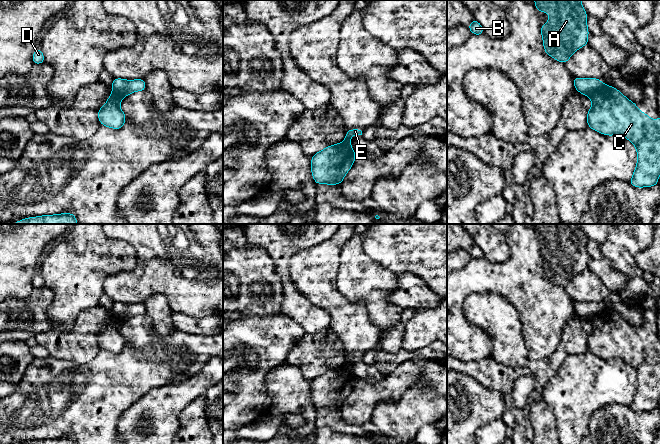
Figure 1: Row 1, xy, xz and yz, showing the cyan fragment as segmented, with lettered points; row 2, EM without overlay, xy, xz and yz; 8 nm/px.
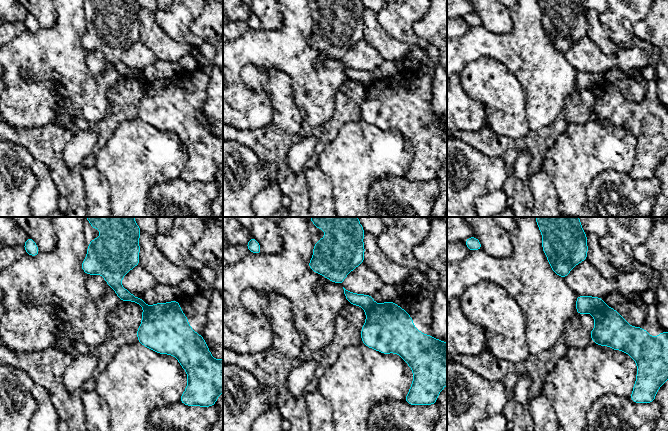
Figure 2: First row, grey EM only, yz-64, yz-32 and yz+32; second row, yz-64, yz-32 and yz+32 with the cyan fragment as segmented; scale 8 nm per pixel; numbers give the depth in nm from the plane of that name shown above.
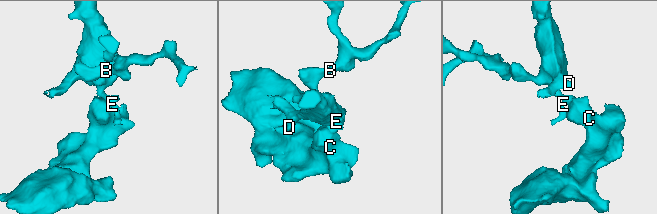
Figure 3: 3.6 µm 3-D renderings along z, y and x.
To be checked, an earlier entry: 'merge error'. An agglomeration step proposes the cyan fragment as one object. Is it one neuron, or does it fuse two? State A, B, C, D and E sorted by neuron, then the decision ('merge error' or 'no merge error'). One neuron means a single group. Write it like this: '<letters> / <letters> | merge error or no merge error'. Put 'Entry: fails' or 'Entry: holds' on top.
Entry: holds
A B D E / C | merge error

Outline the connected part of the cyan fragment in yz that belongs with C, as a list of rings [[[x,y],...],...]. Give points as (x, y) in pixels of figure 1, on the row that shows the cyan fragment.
[[[604,85],[590,97],[592,108],[587,111],[588,127],[601,134],[621,135],[637,149],[637,166],[629,183],[638,188],[658,185],[660,176],[660,118],[652,120],[618,89]]]

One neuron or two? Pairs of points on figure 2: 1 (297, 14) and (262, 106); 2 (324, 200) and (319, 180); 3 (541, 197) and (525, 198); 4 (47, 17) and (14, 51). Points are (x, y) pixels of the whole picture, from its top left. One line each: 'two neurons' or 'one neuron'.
1: one neuron
2: one neuron
3: two neurons
4: two neurons

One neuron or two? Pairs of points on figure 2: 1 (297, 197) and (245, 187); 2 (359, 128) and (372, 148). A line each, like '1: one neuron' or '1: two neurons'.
1: two neurons
2: one neuron

